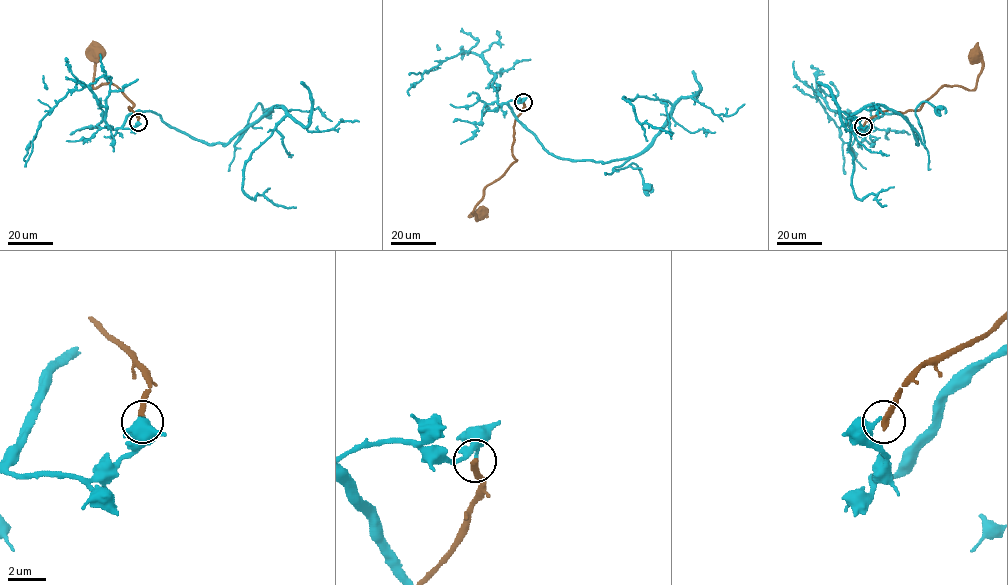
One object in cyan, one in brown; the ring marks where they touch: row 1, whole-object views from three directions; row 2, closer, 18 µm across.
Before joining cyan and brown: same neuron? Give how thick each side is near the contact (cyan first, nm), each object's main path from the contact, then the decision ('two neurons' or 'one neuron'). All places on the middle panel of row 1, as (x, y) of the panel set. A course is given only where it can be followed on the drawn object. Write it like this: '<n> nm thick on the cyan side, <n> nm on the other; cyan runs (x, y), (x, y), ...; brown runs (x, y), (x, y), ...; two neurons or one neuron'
260 nm thick on the cyan side, 320 nm on the other; cyan runs (523, 102), (507, 102), (560, 158), (607, 162), (651, 142), (672, 105), (623, 97), (641, 123), (672, 135); brown runs (523, 102), (515, 122), (512, 155), (516, 161), (485, 187), (483, 199), (473, 212), (477, 219), (482, 214); two neurons

